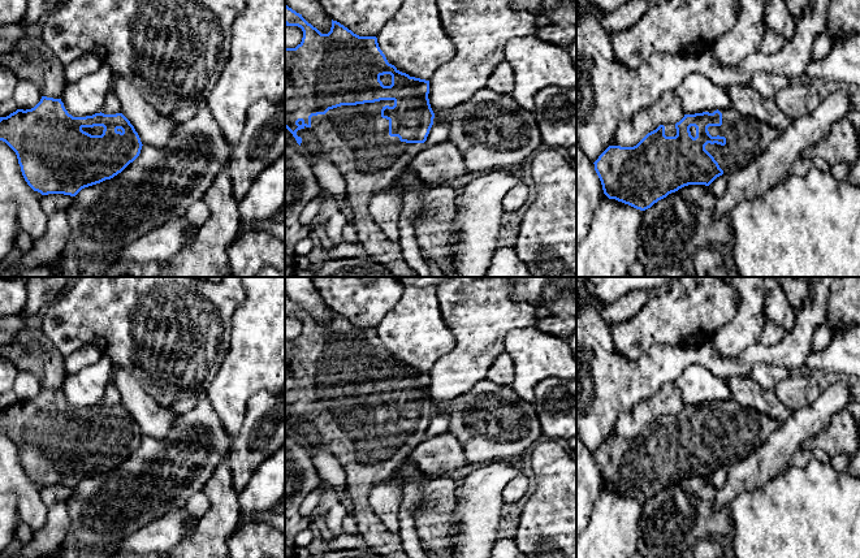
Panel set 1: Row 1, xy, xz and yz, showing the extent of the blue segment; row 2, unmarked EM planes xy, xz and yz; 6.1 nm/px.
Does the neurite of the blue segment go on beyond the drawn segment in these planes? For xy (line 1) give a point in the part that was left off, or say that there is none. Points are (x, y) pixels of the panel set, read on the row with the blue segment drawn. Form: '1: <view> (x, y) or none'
1: xy (96, 130)

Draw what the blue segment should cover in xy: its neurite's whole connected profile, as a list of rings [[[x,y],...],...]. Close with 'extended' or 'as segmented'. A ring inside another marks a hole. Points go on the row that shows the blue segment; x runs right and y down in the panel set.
[[[42,96],[31,109],[17,109],[0,117],[0,140],[16,152],[22,176],[34,191],[70,196],[121,173],[139,156],[143,146],[134,126],[122,113],[100,112],[73,117],[61,99],[47,96]]]; extended

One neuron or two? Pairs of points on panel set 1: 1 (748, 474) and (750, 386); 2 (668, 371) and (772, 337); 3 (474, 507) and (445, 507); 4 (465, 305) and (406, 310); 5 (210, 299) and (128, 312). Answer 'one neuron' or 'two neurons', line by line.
1: two neurons
2: two neurons
3: two neurons
4: two neurons
5: one neuron

